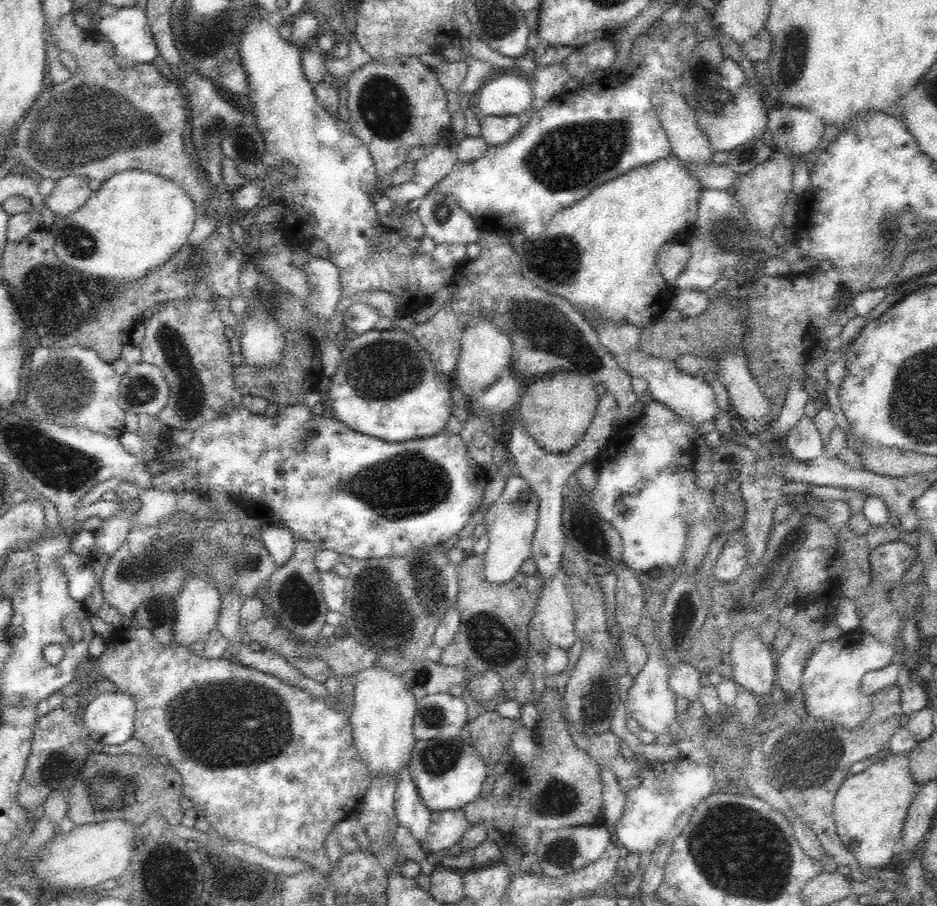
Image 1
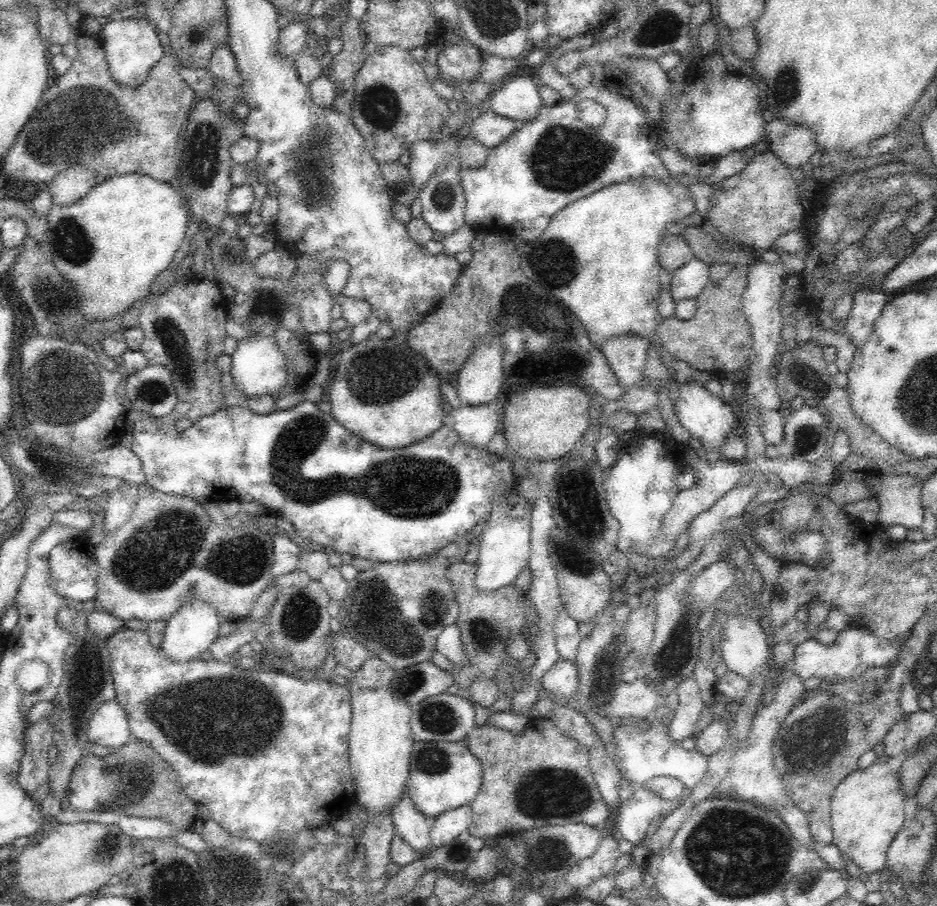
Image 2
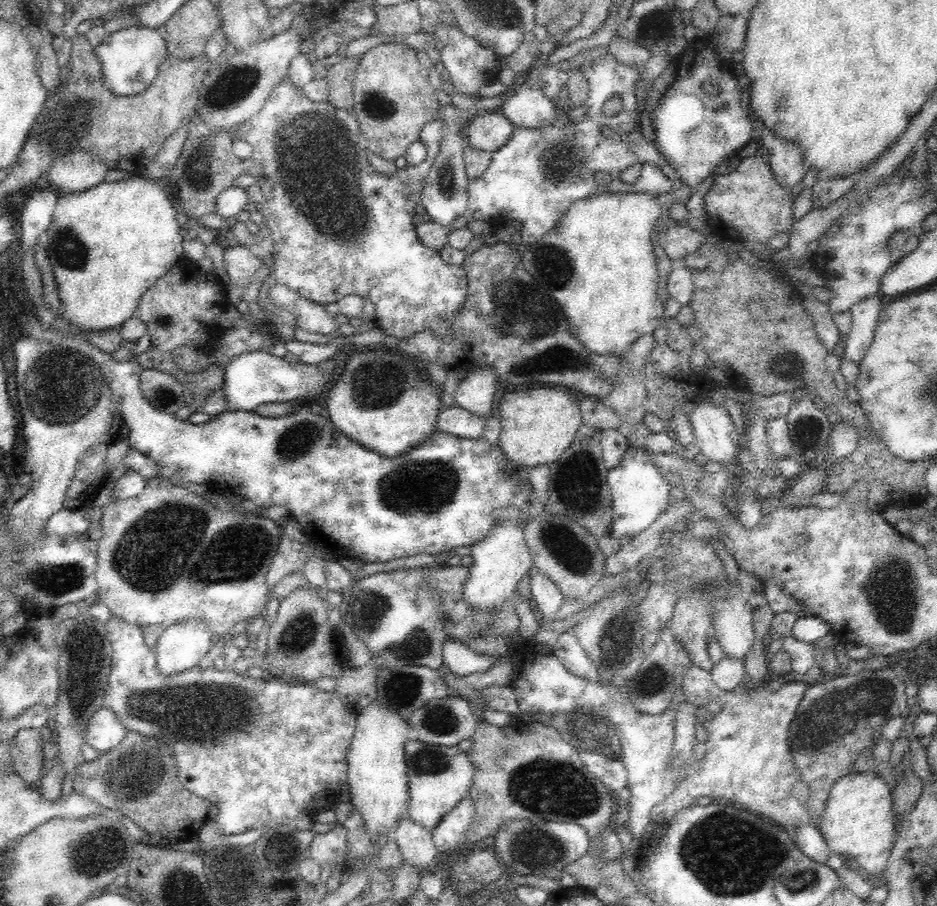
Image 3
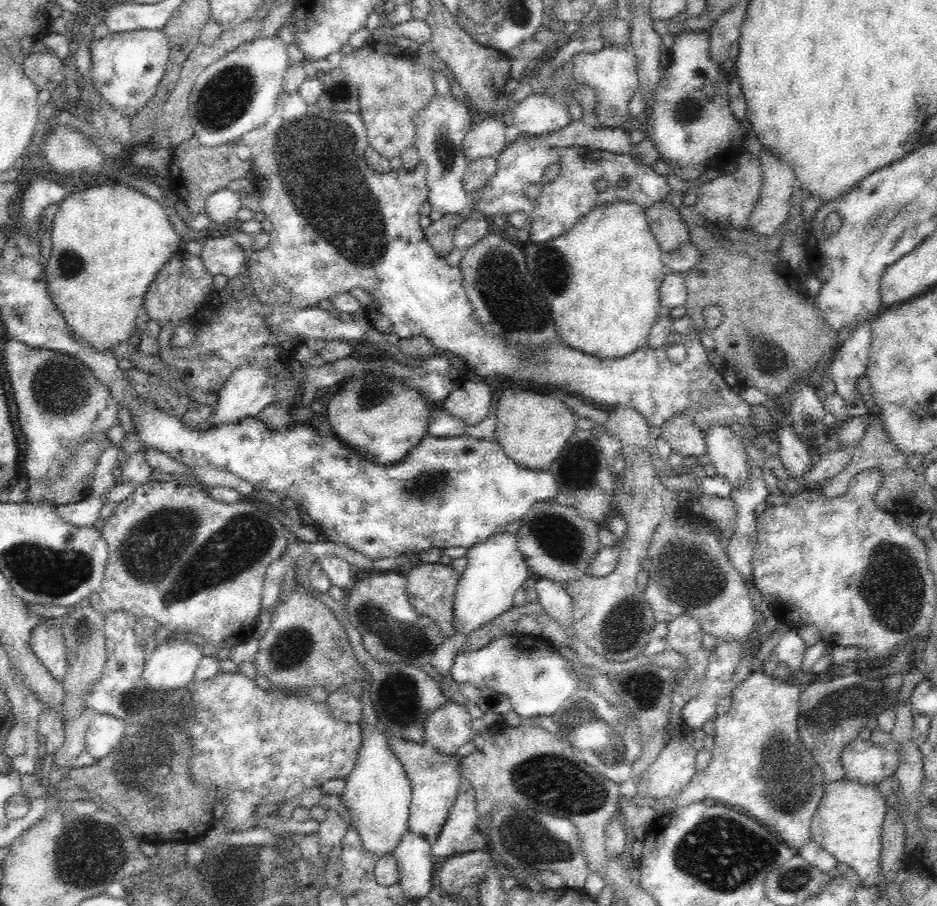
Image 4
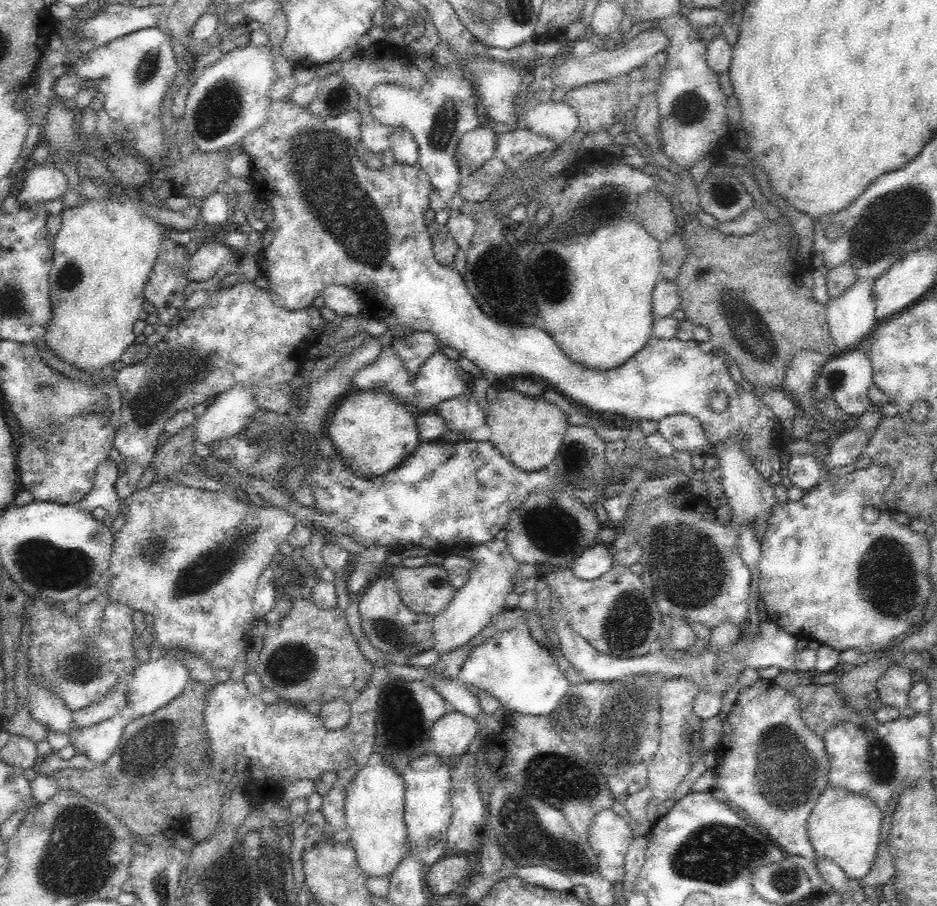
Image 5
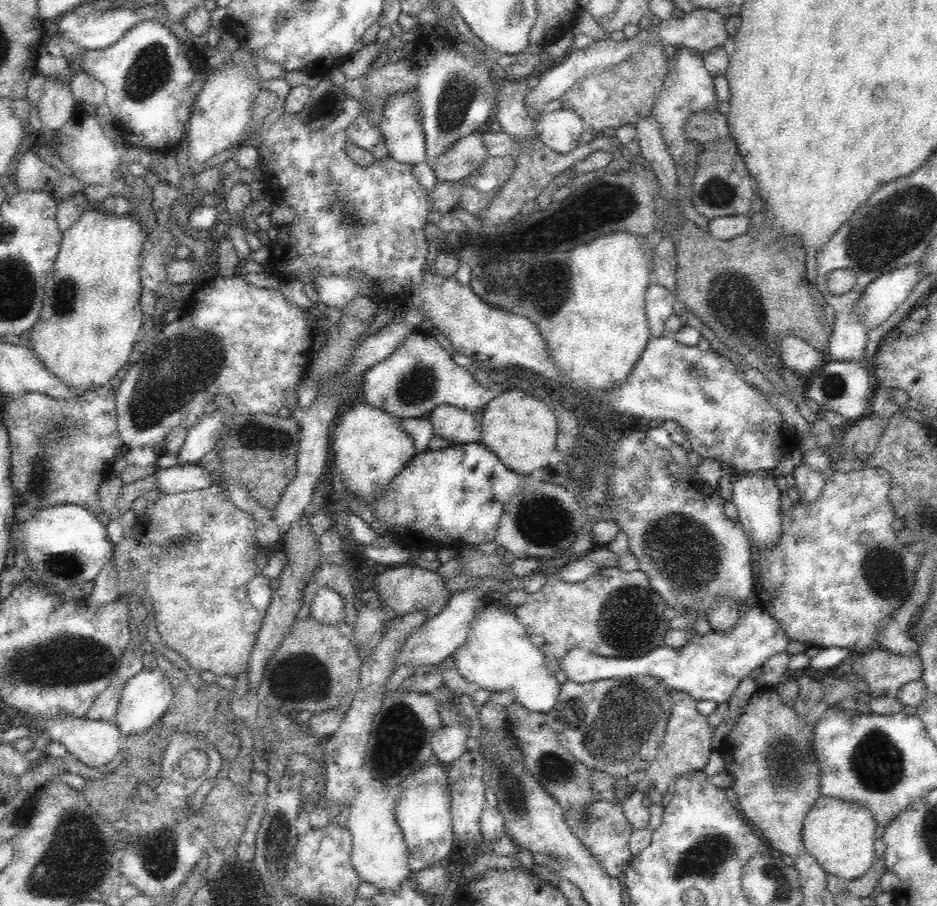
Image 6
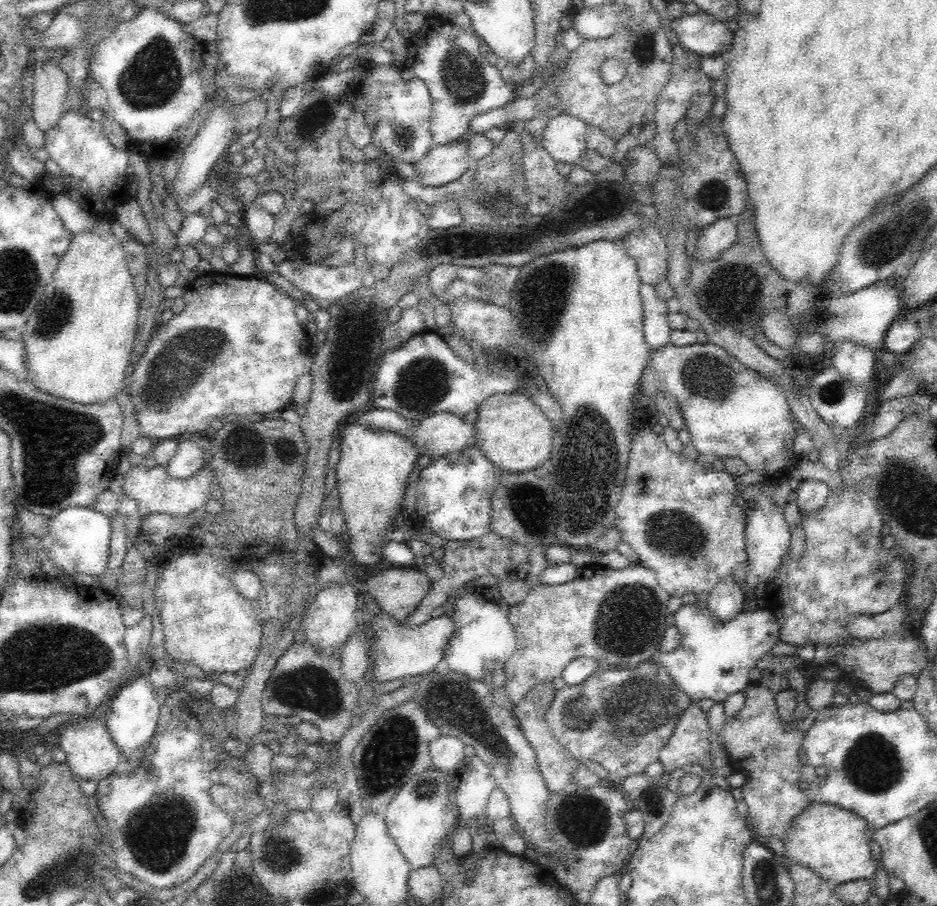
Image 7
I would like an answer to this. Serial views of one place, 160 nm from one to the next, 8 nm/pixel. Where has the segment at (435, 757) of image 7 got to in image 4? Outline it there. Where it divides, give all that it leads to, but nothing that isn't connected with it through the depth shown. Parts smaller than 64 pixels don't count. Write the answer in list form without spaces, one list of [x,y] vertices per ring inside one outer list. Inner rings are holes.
[[[450,701],[427,716],[424,743],[444,754],[457,754],[474,732],[471,728],[472,715],[462,704]]]

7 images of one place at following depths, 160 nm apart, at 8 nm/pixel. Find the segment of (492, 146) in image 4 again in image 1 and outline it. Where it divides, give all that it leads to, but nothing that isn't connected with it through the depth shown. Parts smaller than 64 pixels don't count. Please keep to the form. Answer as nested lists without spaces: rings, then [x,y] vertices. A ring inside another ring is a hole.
[[[518,115],[482,116],[479,120],[480,136],[488,146],[506,144],[520,130]]]

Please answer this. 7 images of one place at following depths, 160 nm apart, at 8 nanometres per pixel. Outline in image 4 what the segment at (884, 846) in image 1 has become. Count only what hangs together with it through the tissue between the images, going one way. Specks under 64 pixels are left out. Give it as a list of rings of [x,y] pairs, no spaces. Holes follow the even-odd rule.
[[[842,779],[824,785],[824,794],[822,800],[812,821],[810,822],[810,833],[812,839],[820,844],[825,851],[835,856],[835,859],[844,862],[852,867],[861,880],[862,888],[881,890],[887,884],[886,875],[880,869],[880,852],[881,852],[881,830],[887,814],[888,807],[878,786],[864,785],[854,781]]]

